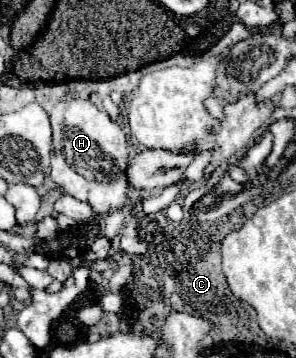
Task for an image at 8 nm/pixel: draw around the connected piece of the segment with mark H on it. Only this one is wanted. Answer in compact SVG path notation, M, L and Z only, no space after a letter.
M89 99L61 101L51 111L53 147L49 179L69 193L71 197L85 201L101 215L119 209L127 201L127 135L105 111L97 109Z

